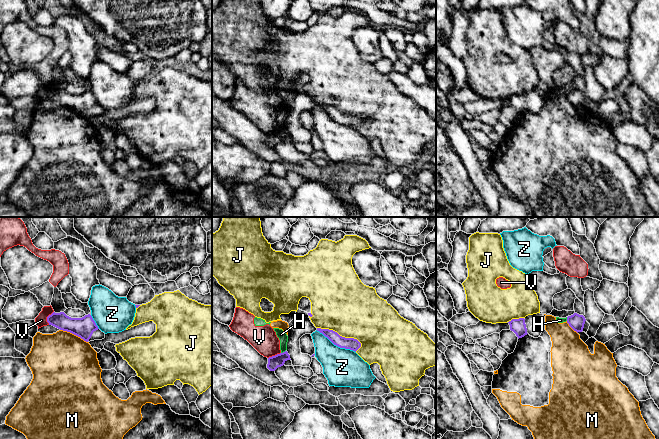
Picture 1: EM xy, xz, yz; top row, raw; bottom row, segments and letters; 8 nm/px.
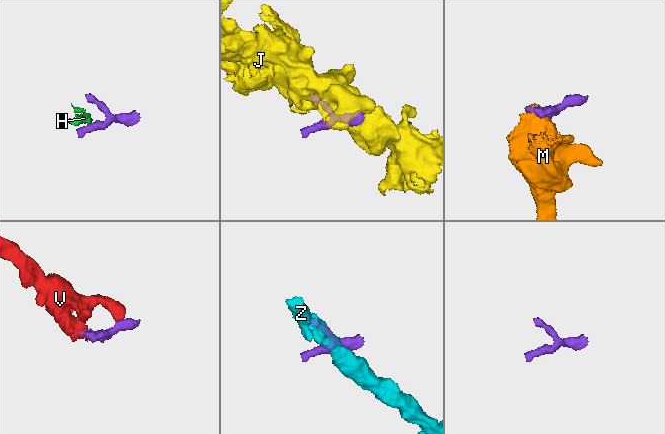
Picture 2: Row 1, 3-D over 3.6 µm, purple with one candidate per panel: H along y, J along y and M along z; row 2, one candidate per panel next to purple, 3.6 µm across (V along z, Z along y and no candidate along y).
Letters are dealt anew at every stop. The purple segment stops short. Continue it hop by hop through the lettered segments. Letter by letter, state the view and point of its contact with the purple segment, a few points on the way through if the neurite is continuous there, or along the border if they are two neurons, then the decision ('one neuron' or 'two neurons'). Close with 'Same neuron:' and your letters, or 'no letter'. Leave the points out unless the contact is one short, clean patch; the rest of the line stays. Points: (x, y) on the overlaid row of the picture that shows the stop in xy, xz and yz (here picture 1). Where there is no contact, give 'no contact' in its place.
H: xz (283, 352) | along xz (285, 350), (281, 353) | two neurons
J: xz (339, 335) | two neurons
M: xy (74, 334) | along xy (60, 329), (69, 331), (87, 342) | two neurons
V: xy (47, 318) | two neurons
Z: xz (336, 345) | along xz (316, 330), (334, 344), (352, 349), (355, 352) | two neurons
Same neuron: no letter

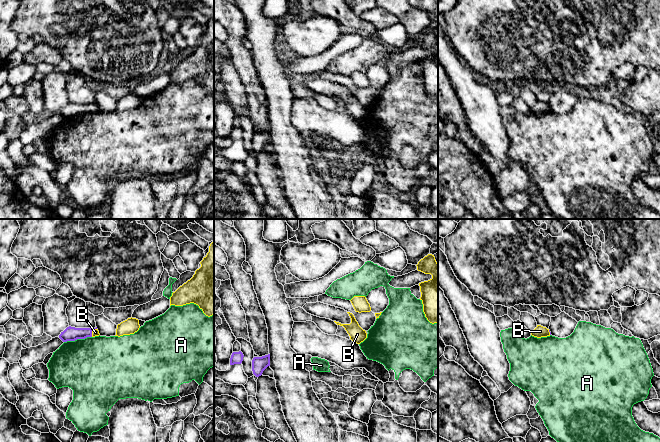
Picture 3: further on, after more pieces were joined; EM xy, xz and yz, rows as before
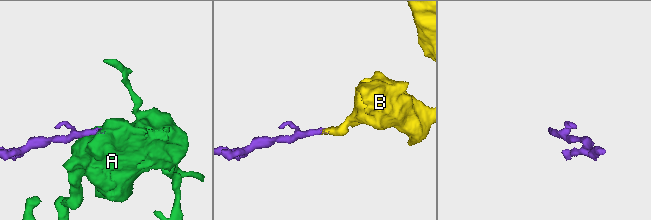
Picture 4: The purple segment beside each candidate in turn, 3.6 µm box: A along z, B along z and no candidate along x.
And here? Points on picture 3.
A: xy (77, 338) | along xy (91, 336), (64, 342) | two neurons
B: xy (91, 332) | across xy (70, 333), (91, 332), (95, 332) | one neuron
Same neuron: B

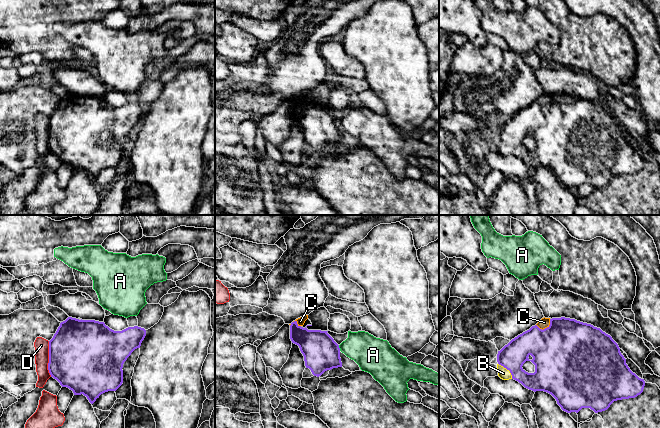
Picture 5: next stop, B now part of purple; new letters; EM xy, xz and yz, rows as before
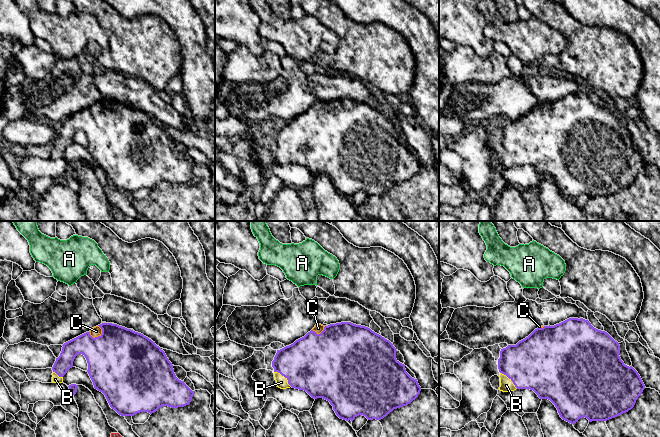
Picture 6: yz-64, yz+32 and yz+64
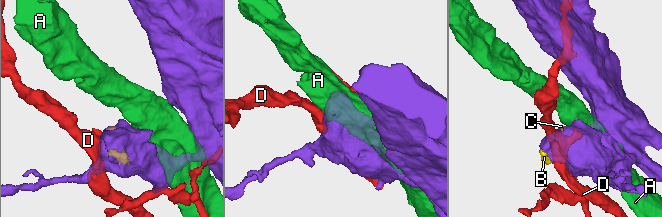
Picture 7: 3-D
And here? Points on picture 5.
A: xz (339, 348) | two neurons
B: yz (507, 369) | one neuron
C: yz (545, 328) | across yz (565, 352), (548, 335), (545, 328), (544, 322) | one neuron
D: xy (49, 359) | two neurons
Same neuron: B, C

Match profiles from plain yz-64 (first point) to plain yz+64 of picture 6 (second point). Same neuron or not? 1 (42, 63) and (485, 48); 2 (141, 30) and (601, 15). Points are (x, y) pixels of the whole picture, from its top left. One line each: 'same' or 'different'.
1: different
2: different

